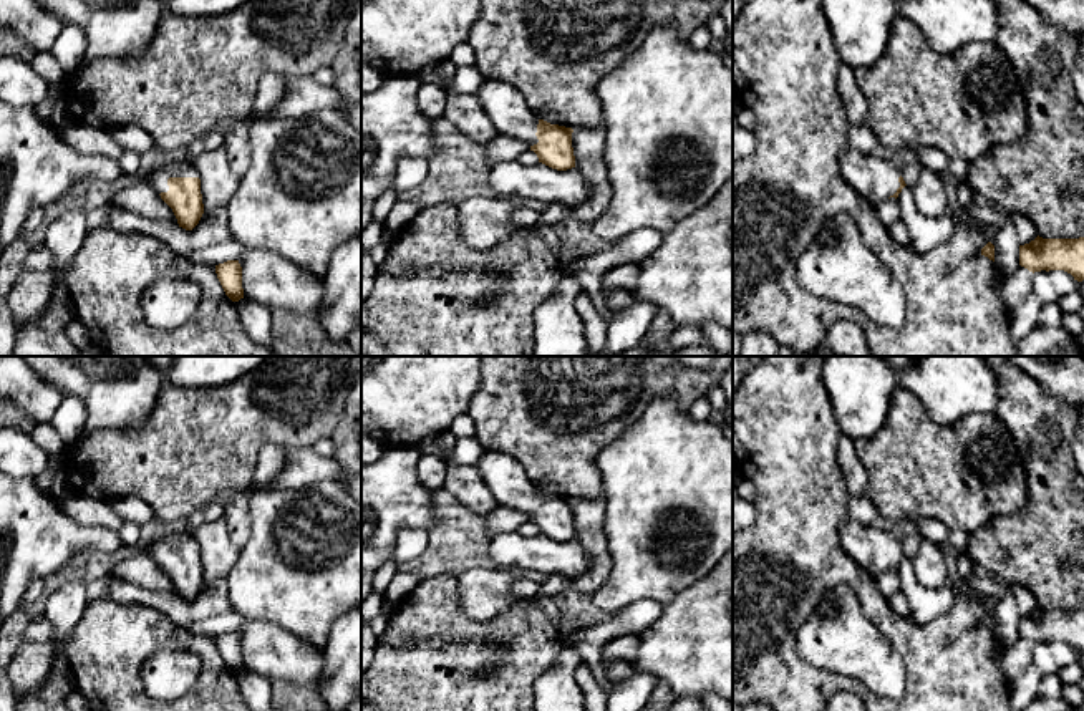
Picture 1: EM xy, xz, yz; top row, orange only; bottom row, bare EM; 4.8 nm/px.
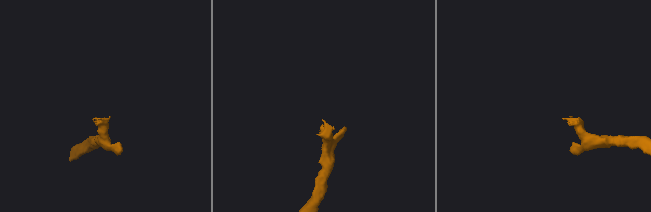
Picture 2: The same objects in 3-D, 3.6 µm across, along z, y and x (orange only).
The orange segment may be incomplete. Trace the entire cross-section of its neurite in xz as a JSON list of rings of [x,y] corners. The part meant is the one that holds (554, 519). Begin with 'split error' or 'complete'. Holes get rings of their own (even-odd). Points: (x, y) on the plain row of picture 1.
split error | [[[484,451],[476,469],[497,505],[525,512],[539,534],[552,540],[575,539],[573,501],[540,491],[517,459],[497,451]]]

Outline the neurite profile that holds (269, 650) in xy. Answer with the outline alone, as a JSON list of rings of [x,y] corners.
[[[247,620],[240,628],[244,668],[270,681],[287,681],[318,693],[323,650],[312,646],[285,628]]]

